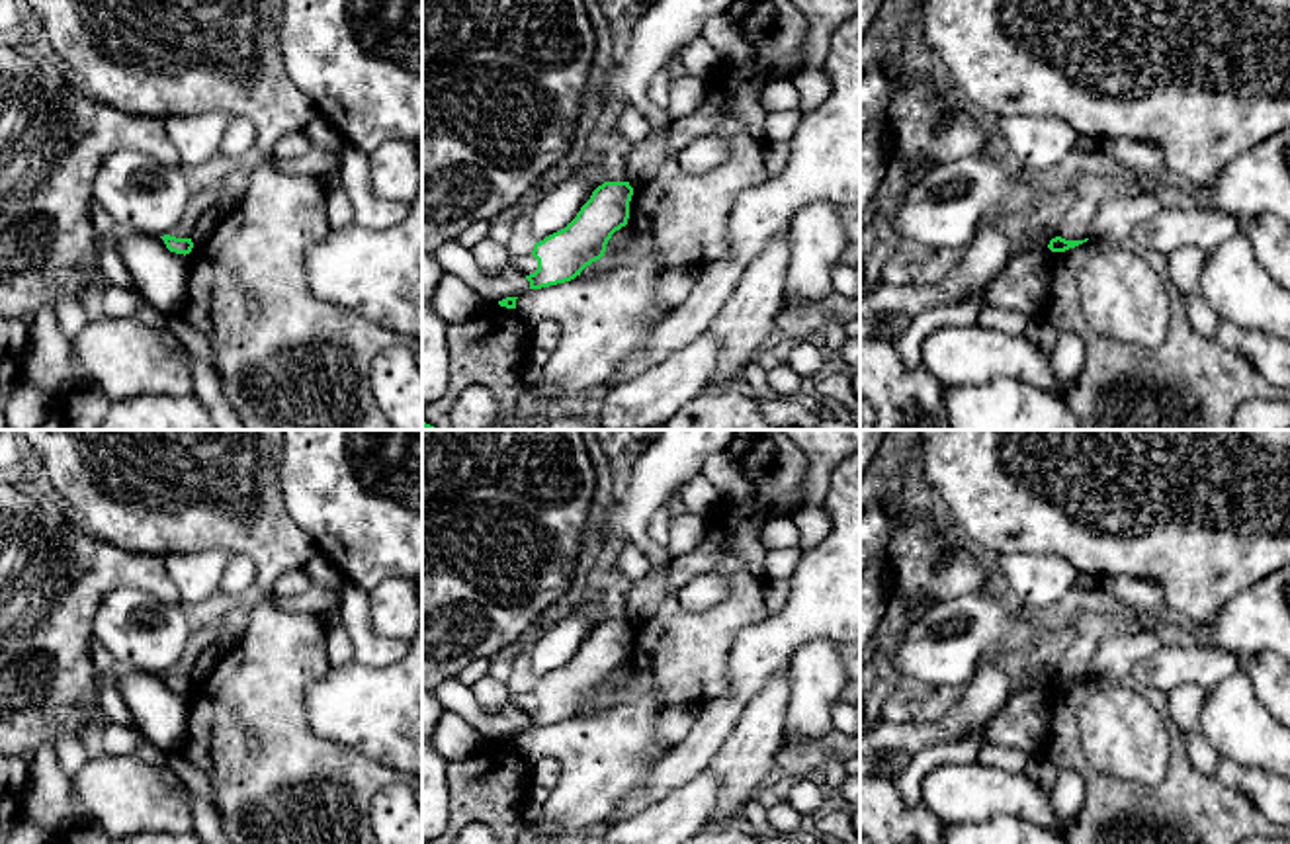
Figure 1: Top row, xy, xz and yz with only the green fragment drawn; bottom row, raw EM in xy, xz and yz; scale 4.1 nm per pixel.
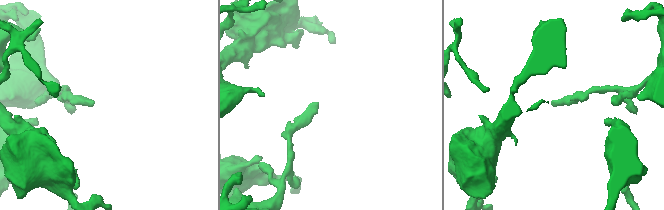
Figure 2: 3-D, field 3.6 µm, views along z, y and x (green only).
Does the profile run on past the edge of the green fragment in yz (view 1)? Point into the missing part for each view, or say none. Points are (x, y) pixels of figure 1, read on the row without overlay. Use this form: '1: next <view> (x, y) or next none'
1: next none

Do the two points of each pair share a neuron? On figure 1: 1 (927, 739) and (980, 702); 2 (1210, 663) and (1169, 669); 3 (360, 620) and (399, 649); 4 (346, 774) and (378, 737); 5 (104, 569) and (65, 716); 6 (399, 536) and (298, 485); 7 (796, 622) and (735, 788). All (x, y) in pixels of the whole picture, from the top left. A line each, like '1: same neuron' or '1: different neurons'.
1: same neuron
2: same neuron
3: same neuron
4: different neurons
5: same neuron
6: same neuron
7: different neurons

